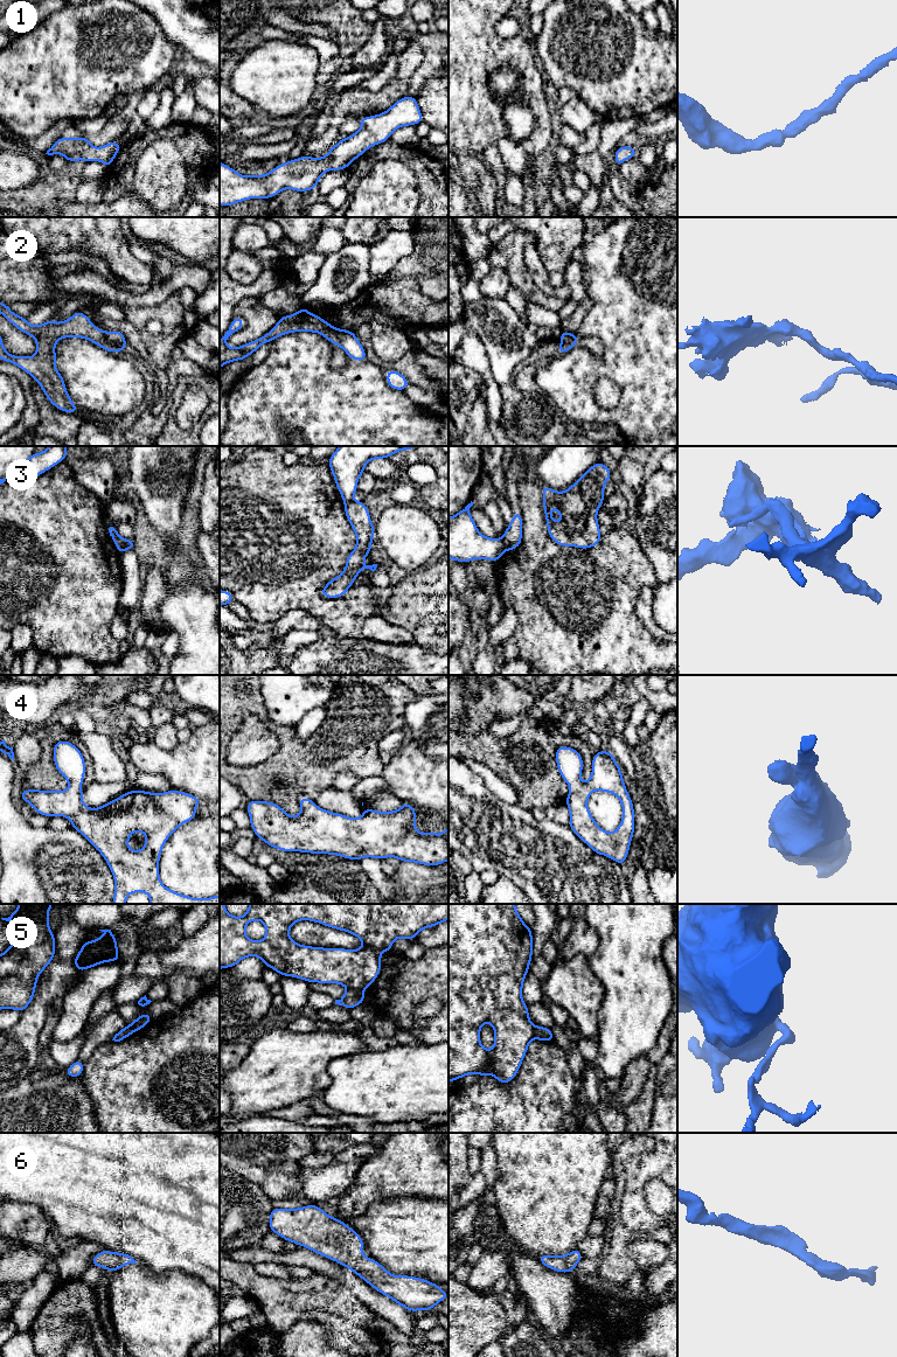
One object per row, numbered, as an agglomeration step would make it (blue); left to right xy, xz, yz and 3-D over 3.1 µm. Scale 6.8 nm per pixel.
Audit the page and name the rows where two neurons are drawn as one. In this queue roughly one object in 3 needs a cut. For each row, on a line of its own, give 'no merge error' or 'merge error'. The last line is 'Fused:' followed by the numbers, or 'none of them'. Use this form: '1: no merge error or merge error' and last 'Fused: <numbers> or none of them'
1: no merge error
2: merge error
3: merge error
4: no merge error
5: merge error
6: no merge error
Fused: 2, 3, 5

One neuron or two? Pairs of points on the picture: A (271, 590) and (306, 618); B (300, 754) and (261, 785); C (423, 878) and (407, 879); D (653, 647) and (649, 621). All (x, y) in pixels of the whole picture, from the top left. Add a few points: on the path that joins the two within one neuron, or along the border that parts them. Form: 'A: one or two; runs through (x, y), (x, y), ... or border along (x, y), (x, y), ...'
A: two; border along (320, 620), (301, 610), (290, 610), (275, 623)
B: one; runs through (291, 764), (279, 776), (273, 776), (270, 779)
C: one; runs through (419, 879), (410, 879)
D: two; border along (635, 607), (639, 620), (665, 641)

